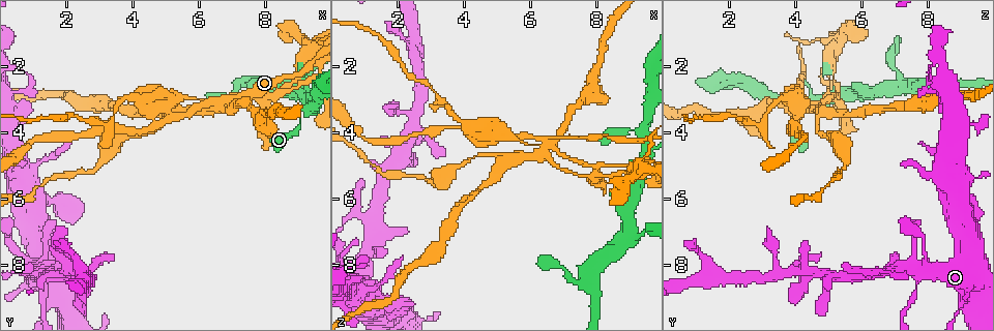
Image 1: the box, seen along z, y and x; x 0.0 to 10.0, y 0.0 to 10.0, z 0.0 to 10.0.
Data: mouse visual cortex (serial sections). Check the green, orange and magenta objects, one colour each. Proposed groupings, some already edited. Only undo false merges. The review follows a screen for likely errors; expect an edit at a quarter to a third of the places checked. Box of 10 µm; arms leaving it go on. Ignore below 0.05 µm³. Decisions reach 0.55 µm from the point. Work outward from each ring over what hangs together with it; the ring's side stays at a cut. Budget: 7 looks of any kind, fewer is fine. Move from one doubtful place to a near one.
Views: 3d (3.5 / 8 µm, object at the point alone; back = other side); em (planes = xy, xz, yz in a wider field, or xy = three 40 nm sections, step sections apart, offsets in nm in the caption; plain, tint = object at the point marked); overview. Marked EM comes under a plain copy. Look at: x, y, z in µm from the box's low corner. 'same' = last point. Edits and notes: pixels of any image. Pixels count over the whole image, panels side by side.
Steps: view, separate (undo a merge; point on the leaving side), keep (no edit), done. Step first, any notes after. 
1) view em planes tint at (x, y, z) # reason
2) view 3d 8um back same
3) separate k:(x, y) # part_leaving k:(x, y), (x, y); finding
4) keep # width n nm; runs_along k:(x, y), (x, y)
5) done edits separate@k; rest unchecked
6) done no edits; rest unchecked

view 3d 3.5um at (9.40, 3.25, 4.00) # arms part here

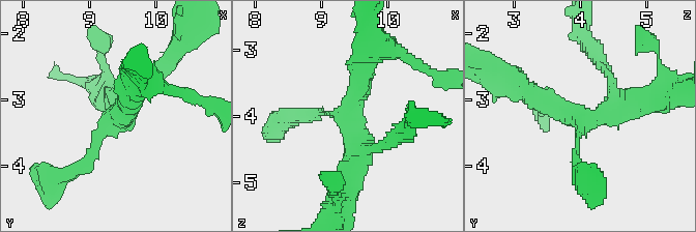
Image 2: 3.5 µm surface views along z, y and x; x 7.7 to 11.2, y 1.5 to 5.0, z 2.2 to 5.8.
view em xy step 5 tint at (9.35, 3.30, 4.05) # need the tissue

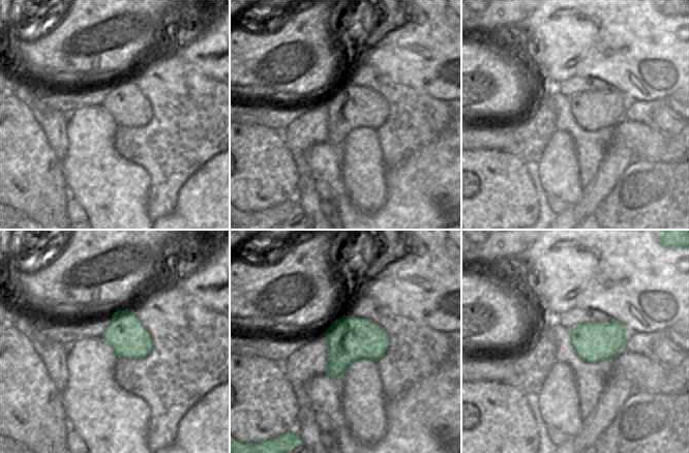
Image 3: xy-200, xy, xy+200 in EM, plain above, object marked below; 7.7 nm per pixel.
keep # width 340 nm; runs_along 2:(578, 172), (581, 118), (642, 103); all the same cell

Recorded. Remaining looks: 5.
view 3d 8um at (6.65, 3.30, 4.35) # looks like a crossing

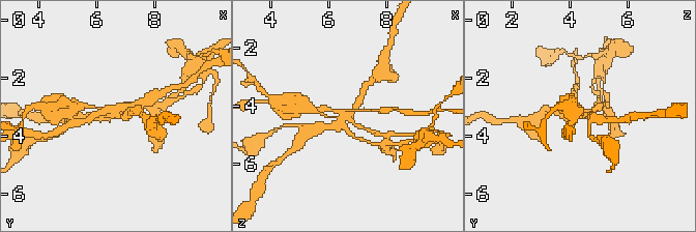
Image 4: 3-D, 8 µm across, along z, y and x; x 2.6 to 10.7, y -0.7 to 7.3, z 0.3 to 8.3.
view 3d 3.5um back same

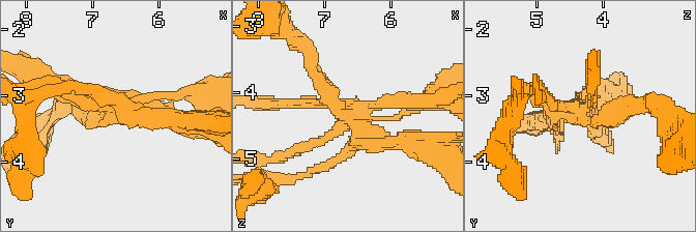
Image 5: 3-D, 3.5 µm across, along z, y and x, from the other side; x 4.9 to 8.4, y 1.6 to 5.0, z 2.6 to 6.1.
view em xy step 2 tint at (6.65, 3.25, 4.30)

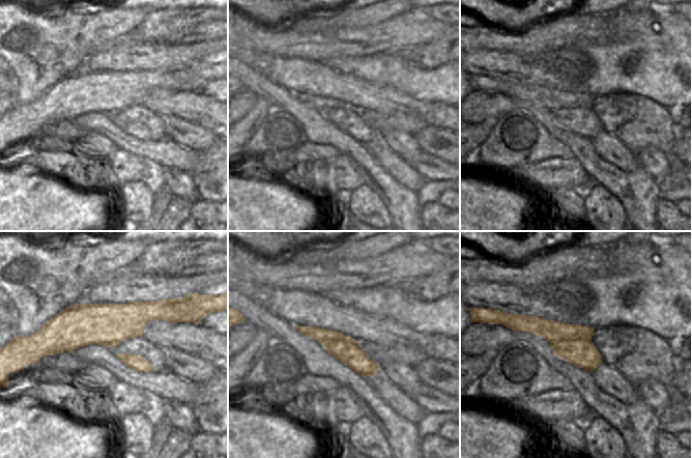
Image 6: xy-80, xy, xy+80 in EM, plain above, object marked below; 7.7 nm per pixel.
separate 5:(622, 95) # width 200 nm; part_leaving 5:(585, 109), (543, 121); two cells meet here

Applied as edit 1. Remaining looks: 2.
done edits separate@5; rest unchecked

